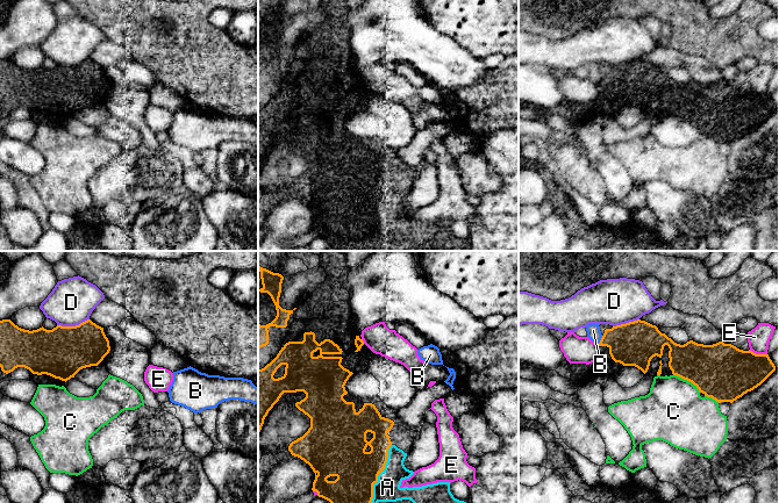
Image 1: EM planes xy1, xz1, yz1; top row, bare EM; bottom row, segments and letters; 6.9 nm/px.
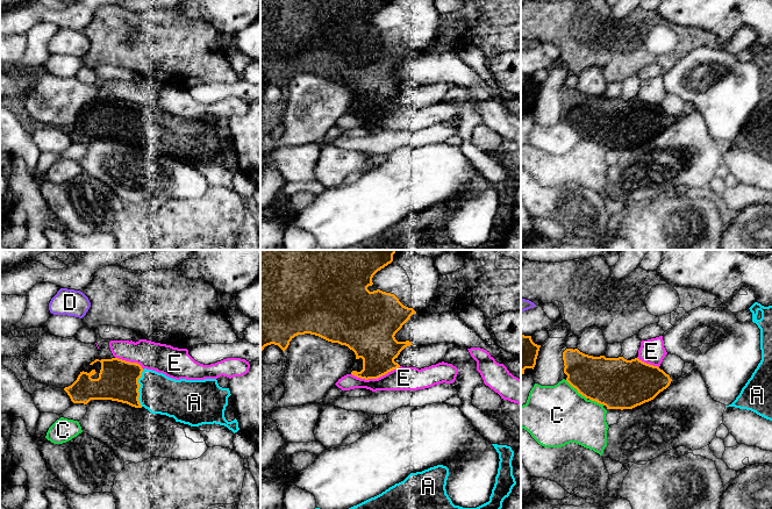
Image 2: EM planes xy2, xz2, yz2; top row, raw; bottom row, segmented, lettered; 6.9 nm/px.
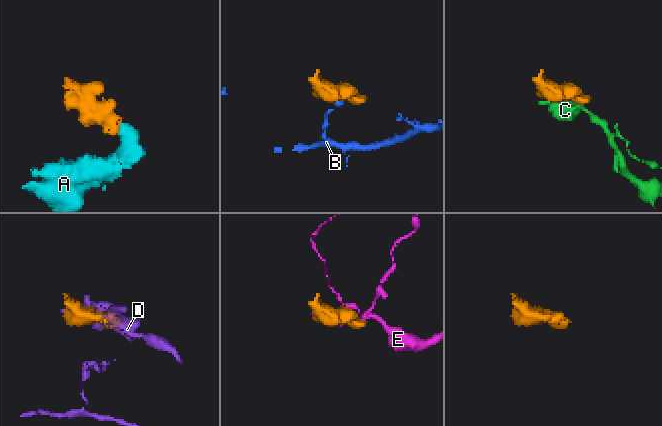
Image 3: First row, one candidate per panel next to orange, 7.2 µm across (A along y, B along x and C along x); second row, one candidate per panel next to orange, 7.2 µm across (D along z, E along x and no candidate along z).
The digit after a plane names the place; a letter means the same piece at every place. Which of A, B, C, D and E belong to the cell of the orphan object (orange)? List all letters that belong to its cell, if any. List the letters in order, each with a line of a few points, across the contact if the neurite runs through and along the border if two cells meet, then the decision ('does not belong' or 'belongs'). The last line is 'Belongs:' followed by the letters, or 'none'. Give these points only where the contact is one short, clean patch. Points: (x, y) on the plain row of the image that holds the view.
A: belongs
B: line yz1 (602, 76), (598, 84); does not belong
C: does not belong
D: line xy1 (88, 58), (74, 65), (57, 65); does not belong
E: does not belong
Belongs: A

